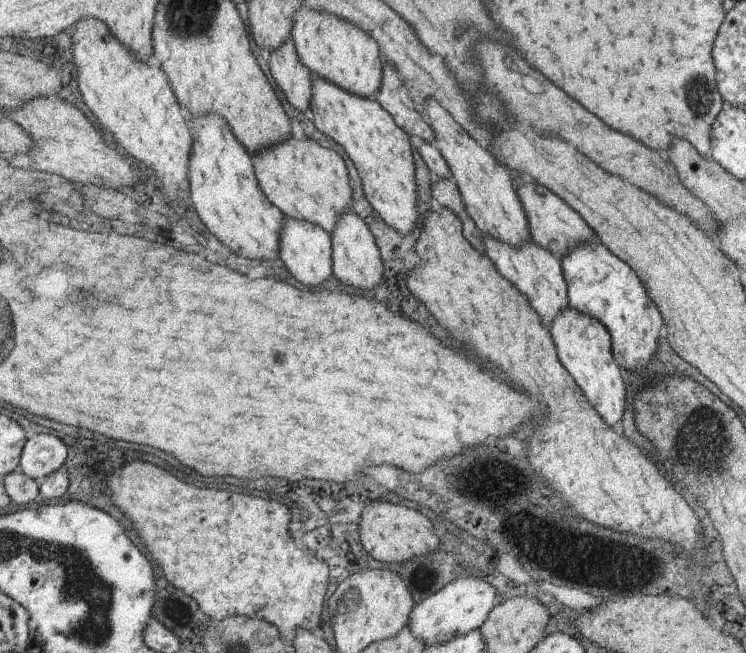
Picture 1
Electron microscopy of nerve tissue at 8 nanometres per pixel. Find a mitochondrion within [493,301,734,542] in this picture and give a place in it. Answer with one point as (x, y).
(705, 431)

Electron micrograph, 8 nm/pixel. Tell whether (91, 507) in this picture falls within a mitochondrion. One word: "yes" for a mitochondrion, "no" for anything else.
no

